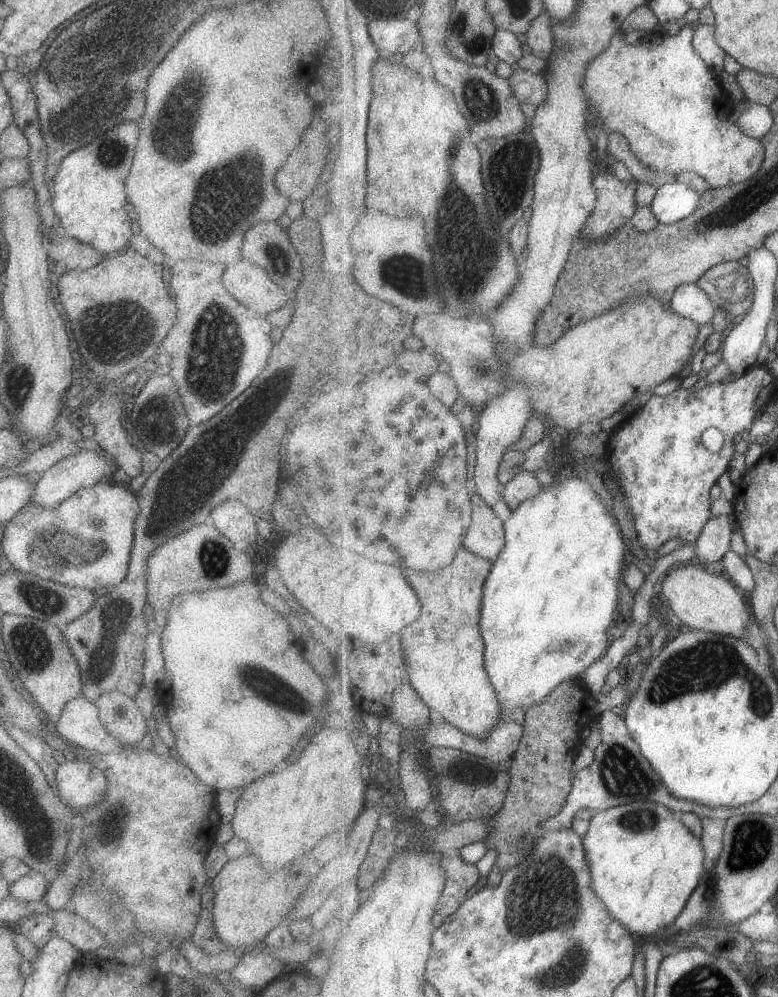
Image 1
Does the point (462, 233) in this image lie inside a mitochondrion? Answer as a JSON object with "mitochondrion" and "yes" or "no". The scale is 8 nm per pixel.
{"mitochondrion":"yes"}

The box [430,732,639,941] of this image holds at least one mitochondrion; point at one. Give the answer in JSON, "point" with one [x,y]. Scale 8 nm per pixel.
{"point":[518,842]}

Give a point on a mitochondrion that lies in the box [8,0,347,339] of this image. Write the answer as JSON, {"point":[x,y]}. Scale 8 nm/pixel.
{"point":[98,67]}

